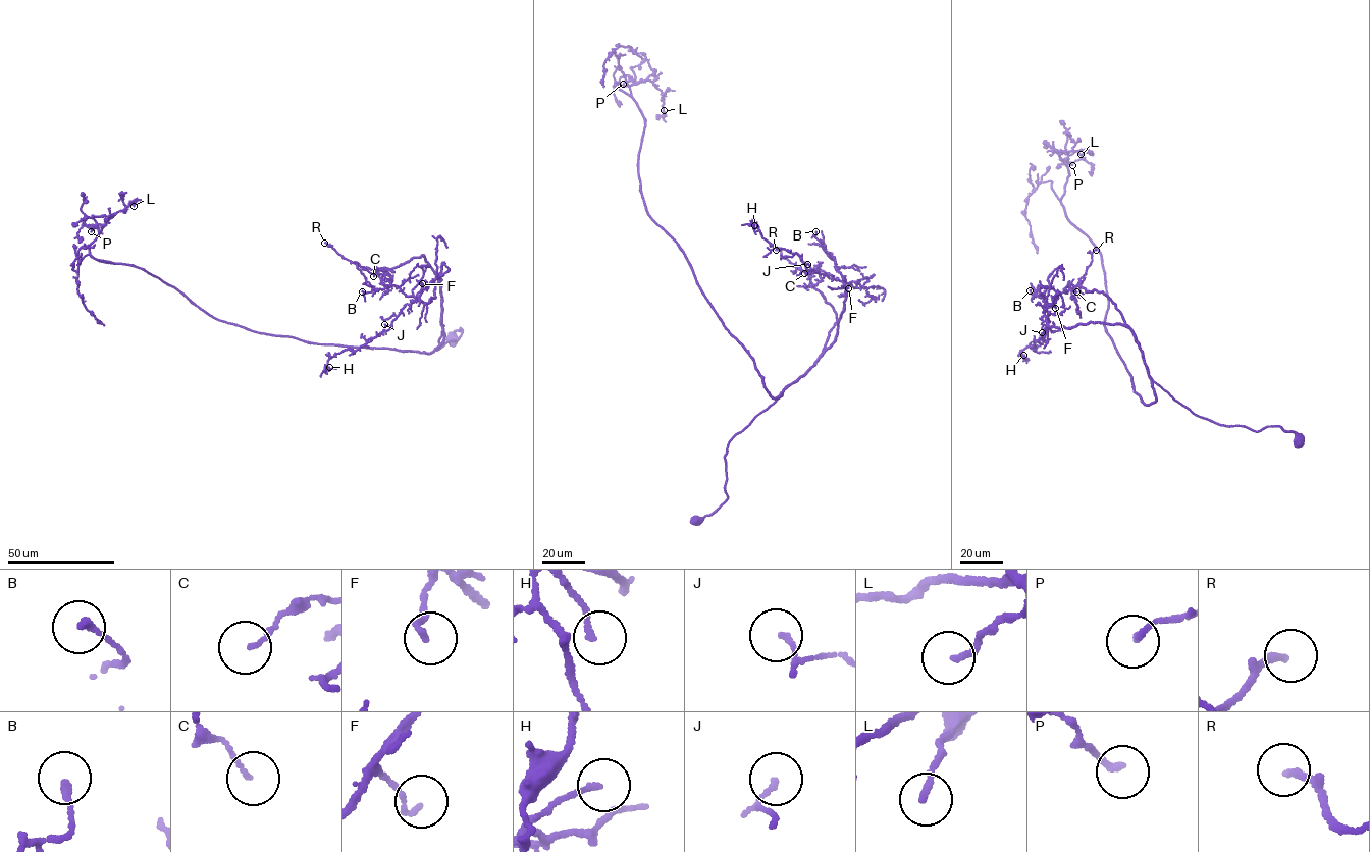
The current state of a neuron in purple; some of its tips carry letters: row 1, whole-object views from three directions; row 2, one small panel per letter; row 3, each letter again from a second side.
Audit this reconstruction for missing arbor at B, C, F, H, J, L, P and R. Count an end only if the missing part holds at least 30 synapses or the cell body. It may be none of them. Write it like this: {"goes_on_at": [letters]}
{"goes_on_at": []}

